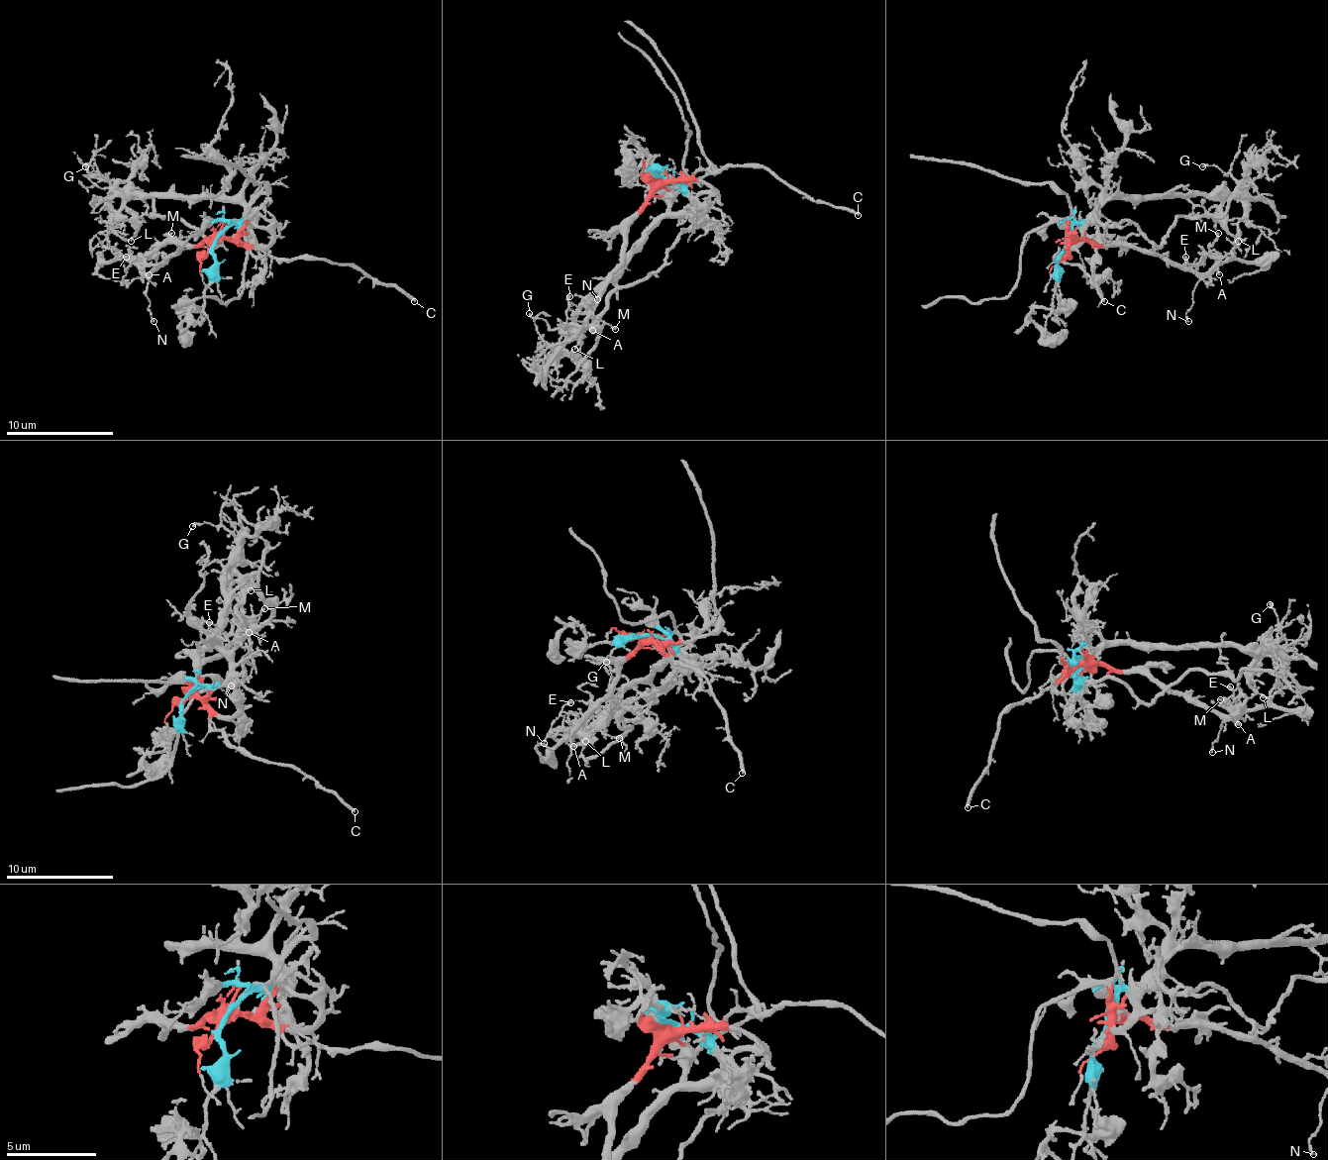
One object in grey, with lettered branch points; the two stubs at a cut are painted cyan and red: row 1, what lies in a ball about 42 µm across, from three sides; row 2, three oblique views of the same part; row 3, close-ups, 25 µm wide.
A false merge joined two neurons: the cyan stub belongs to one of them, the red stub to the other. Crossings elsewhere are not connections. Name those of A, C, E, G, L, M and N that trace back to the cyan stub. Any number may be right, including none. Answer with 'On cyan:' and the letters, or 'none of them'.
On cyan: G, L

